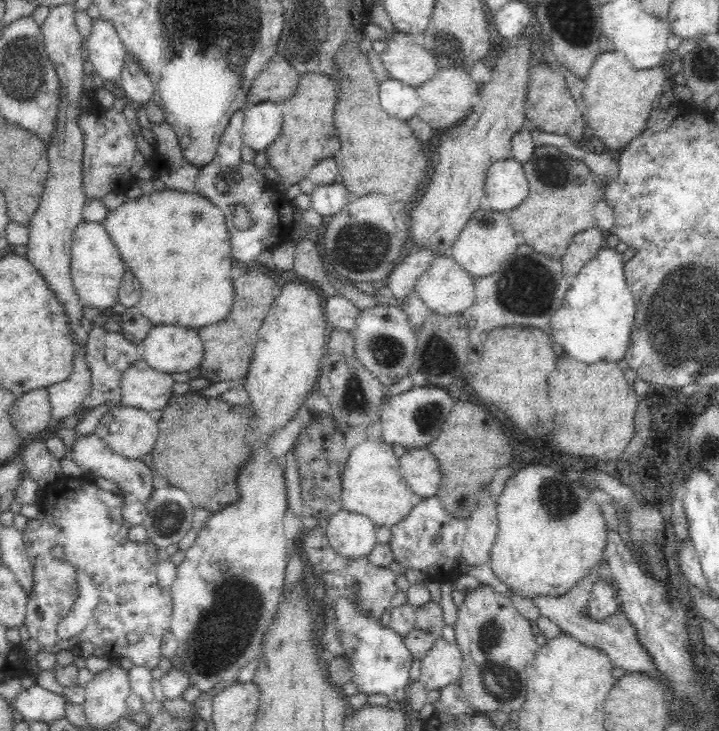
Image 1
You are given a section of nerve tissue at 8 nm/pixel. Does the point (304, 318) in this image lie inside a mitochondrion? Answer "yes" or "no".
no

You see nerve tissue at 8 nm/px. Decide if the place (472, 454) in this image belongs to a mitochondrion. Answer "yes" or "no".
no

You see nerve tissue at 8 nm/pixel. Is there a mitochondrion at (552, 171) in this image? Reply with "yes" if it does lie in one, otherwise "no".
yes

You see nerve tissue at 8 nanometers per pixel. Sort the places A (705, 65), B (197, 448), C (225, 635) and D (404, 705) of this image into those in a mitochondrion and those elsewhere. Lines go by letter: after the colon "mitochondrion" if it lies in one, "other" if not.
A: mitochondrion
B: other
C: mitochondrion
D: other

